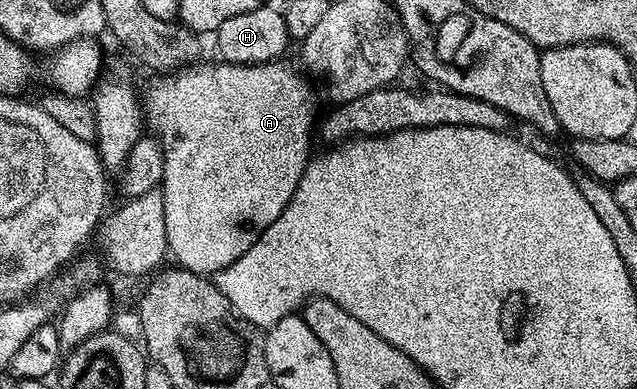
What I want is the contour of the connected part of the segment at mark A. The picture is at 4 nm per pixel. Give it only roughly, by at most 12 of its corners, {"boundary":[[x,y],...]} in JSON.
{"boundary":[[287,60],[156,75],[177,266],[215,275],[290,203],[317,124]]}

